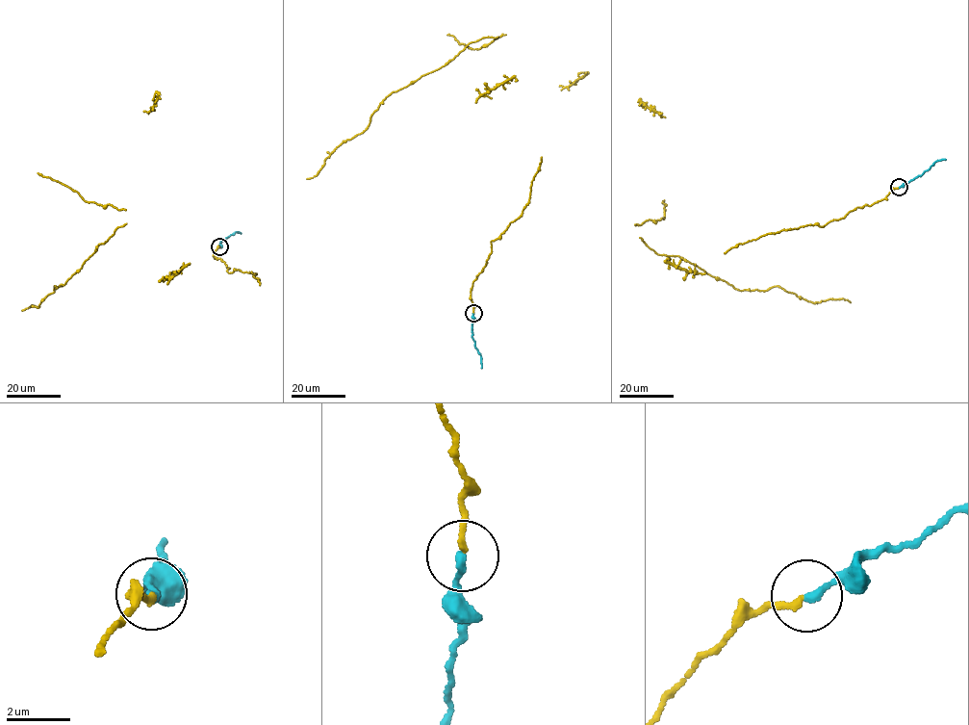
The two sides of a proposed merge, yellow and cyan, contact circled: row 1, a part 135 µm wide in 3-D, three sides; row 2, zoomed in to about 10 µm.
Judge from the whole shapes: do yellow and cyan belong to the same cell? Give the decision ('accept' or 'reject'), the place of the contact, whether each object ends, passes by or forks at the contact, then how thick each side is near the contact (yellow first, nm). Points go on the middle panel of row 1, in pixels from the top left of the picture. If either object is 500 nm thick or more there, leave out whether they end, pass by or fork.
accept; place (473, 313); yellow ends; cyan ends; calibres 190 and 260 nm

